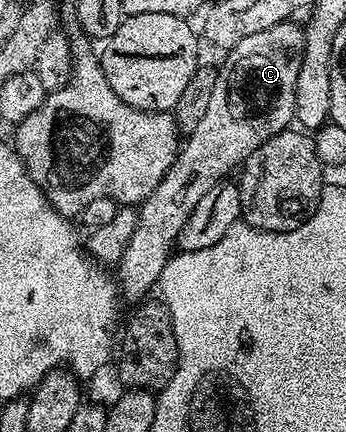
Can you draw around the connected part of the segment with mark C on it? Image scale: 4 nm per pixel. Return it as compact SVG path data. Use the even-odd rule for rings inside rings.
M288 19L273 27L265 27L265 31L257 31L257 35L245 35L241 43L226 50L227 58L224 59L223 66L218 66L216 86L213 87L205 115L197 127L186 134L175 162L169 167L161 183L157 183L155 190L138 206L137 228L133 231L133 239L129 239L129 245L125 247L117 266L117 284L126 300L128 297L129 300L138 302L148 296L146 293L150 289L152 292L158 286L165 263L176 252L181 227L185 227L189 215L193 215L193 207L201 203L201 198L209 192L209 187L224 180L230 174L227 173L230 169L238 170L249 154L261 147L261 143L265 143L295 121L297 71L303 58L303 31L295 23Z

